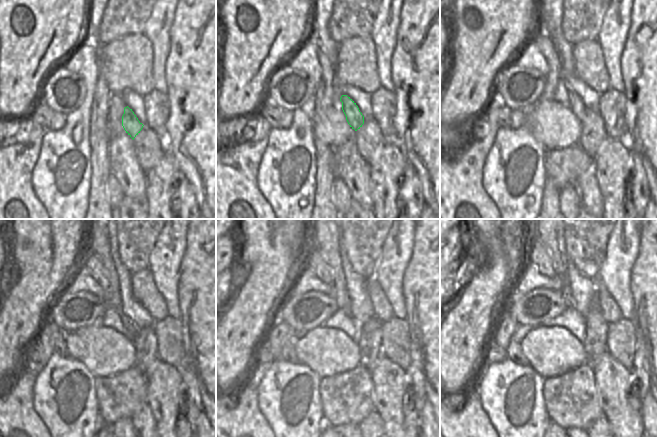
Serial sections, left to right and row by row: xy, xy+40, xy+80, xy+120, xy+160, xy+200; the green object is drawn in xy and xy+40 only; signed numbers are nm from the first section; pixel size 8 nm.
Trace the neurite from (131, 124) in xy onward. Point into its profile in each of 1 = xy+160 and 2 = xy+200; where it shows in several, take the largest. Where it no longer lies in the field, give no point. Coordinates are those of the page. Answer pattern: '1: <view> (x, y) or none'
1: xy+160 (328, 239)
2: xy+200 (553, 239)

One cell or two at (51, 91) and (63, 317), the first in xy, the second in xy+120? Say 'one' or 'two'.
one

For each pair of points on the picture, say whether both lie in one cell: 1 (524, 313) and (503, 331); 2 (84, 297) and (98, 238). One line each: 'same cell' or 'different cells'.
1: different cells
2: different cells

